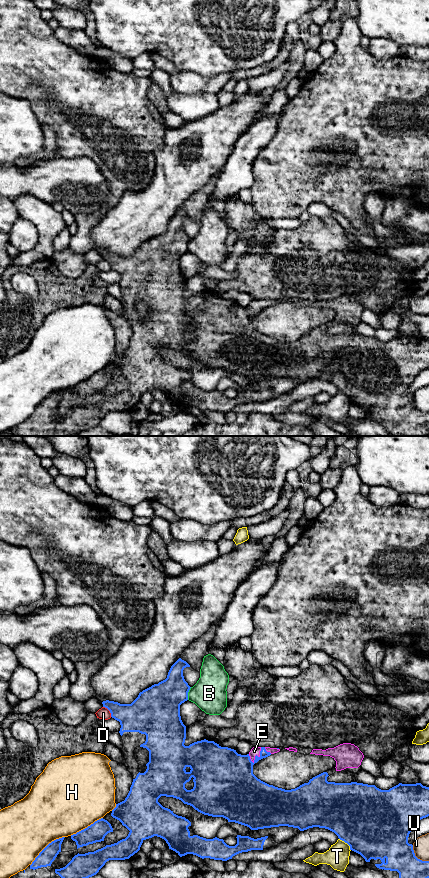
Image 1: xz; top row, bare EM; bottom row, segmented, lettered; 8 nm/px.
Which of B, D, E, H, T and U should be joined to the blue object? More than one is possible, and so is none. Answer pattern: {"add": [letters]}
{"add": ["E"]}

